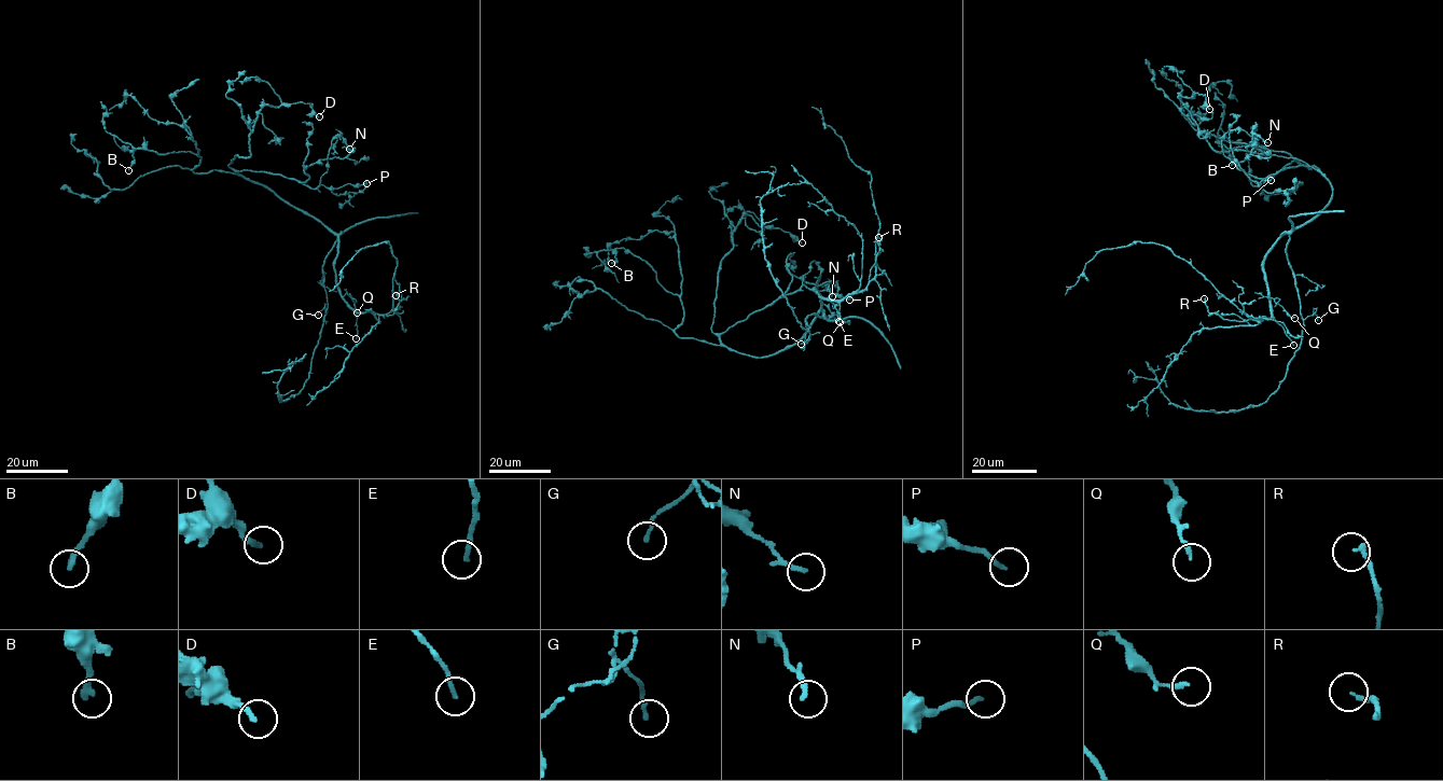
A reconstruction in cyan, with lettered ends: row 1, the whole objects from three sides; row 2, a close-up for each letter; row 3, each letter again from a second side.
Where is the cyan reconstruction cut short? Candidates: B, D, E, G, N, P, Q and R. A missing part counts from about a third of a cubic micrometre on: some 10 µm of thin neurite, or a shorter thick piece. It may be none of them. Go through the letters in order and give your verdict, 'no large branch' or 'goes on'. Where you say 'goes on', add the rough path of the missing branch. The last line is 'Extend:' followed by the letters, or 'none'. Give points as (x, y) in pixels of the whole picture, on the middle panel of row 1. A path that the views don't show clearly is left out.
B: no large branch
D: no large branch
E: goes on
G: no large branch
N: no large branch
P: no large branch
Q: no large branch
R: no large branch
Extend: E

